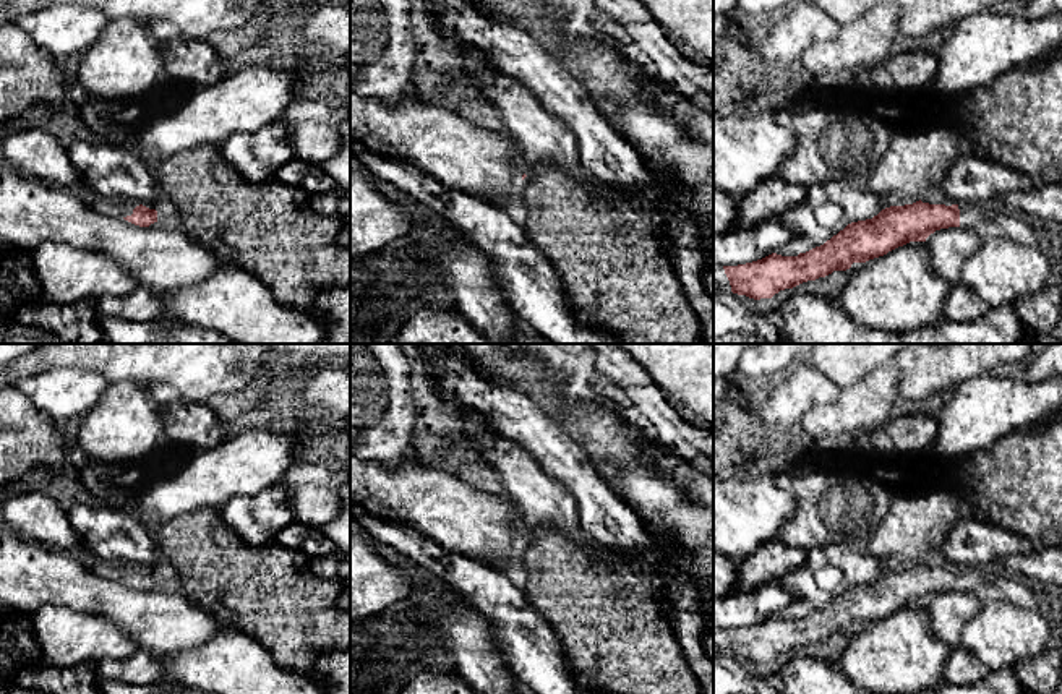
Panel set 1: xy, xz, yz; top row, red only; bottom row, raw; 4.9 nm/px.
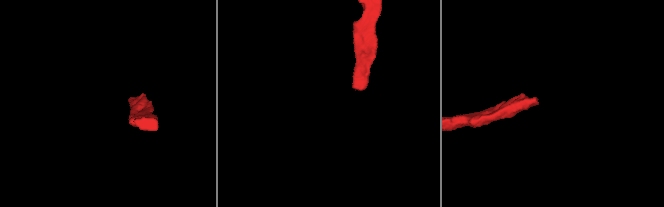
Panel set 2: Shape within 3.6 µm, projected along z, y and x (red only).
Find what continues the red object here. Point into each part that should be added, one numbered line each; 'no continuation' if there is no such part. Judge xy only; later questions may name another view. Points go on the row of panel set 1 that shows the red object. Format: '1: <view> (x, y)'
1: xy (122, 208)

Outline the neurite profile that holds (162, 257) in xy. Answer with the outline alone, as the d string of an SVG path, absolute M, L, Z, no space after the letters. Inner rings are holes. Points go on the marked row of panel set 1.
M0 165L0 238L28 251L45 242L58 242L105 253L133 271L139 285L159 293L193 287L219 266L229 264L209 245L190 238L178 224L157 221L149 227L135 225L118 216L97 212L66 190L19 175L8 165Z

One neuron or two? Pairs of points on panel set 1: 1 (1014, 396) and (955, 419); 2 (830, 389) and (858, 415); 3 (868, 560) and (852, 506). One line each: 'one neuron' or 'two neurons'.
1: one neuron
2: two neurons
3: two neurons

